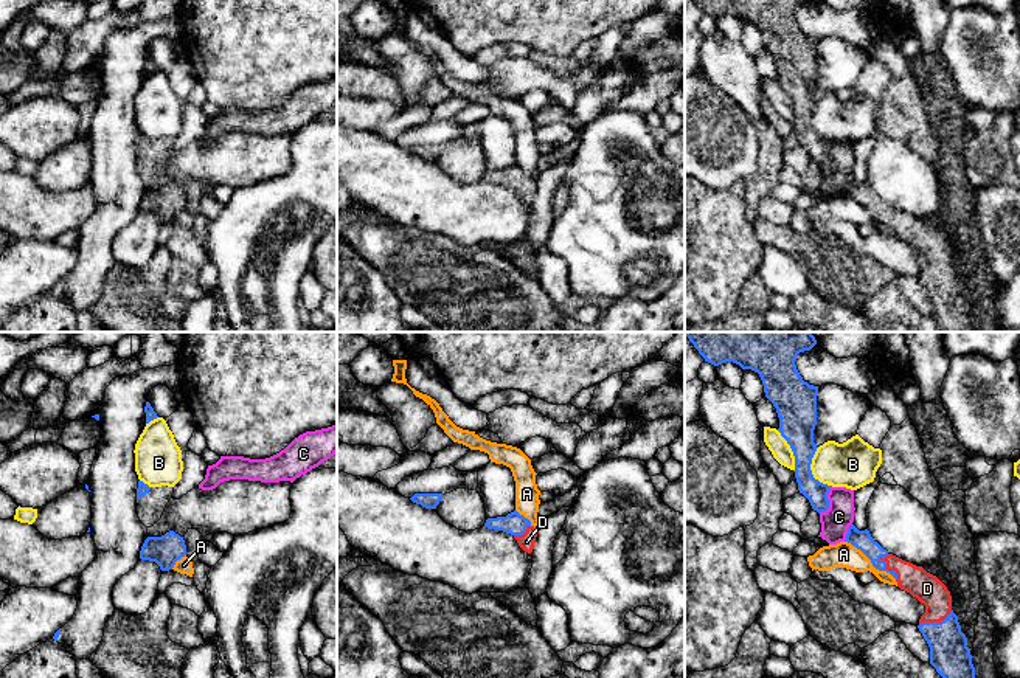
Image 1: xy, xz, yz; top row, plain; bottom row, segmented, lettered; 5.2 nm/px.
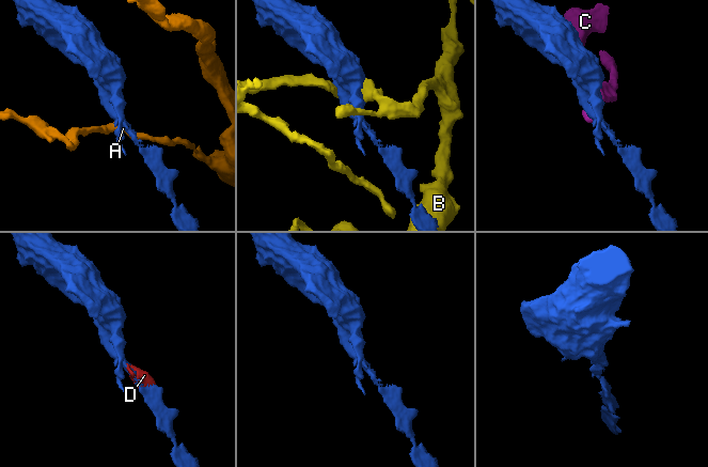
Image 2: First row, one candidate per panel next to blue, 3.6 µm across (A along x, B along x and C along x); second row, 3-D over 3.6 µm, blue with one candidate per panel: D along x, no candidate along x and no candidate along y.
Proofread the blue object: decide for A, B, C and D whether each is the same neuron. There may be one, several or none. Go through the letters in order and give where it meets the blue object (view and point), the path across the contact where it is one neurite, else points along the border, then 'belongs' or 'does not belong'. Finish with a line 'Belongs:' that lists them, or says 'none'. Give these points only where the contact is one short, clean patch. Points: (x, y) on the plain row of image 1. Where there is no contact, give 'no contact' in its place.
A: meets blue in yz at (871, 214); border along yz (845, 193), (854, 197), (876, 221), (888, 224), (896, 231); does not belong
B: meets blue in yz at (811, 123); does not belong
C: meets blue in yz at (828, 154); border along yz (831, 138), (828, 160), (820, 166); does not belong
D: meets blue in yz at (887, 222); belongs
Belongs: D

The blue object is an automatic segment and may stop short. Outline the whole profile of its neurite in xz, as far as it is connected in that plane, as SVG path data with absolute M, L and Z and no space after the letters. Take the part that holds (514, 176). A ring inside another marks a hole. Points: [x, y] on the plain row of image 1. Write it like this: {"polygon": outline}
{"polygon": "M517 163L508 166L506 169L487 171L483 180L511 186L525 205L533 205L537 183L531 174Z"}

